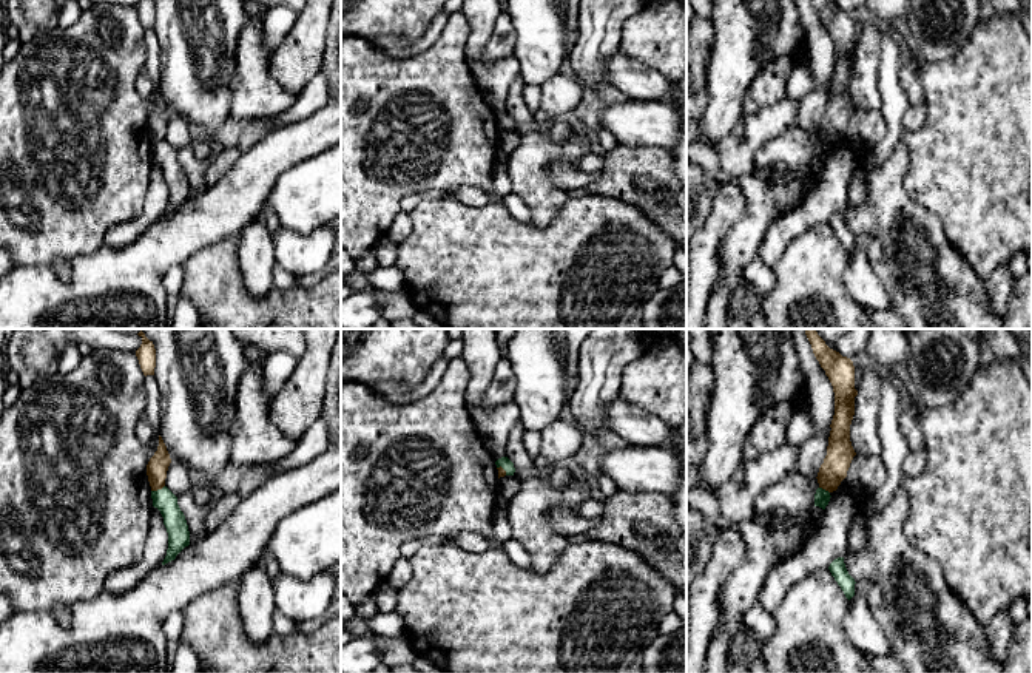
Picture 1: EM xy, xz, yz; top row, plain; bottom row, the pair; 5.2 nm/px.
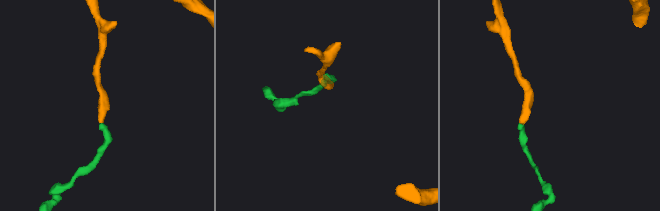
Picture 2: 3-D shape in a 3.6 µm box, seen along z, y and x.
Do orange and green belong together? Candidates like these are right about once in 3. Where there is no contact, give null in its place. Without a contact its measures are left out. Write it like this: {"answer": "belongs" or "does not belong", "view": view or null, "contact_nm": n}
{"answer": "does not belong", "view": "xy", "contact_nm": 80}

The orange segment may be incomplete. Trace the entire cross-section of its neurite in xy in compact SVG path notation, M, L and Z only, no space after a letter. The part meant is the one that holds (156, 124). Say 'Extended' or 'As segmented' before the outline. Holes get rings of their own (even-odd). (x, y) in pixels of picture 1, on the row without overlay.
As segmented. M159 90L159 100L154 110L150 113L147 119L147 130L151 140L151 145L162 144L165 140L167 125L171 117L167 100Z

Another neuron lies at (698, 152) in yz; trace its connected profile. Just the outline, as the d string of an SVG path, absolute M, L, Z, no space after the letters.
M699 140L686 142L686 157L702 165L719 182L723 182L728 179L727 173L723 171L720 165L717 151L714 151L707 144Z

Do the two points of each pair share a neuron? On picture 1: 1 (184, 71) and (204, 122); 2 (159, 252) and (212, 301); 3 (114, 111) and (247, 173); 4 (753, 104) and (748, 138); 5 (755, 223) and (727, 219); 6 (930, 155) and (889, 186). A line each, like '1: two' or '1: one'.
1: one
2: two
3: two
4: two
5: two
6: two

